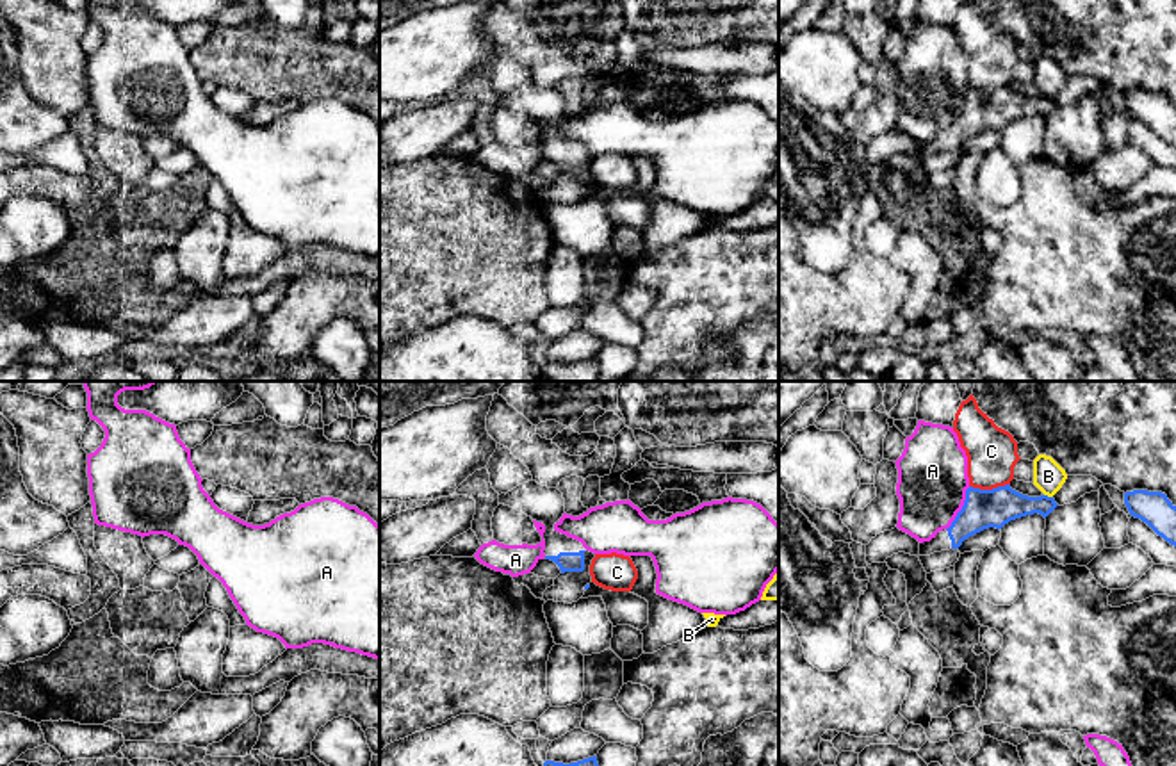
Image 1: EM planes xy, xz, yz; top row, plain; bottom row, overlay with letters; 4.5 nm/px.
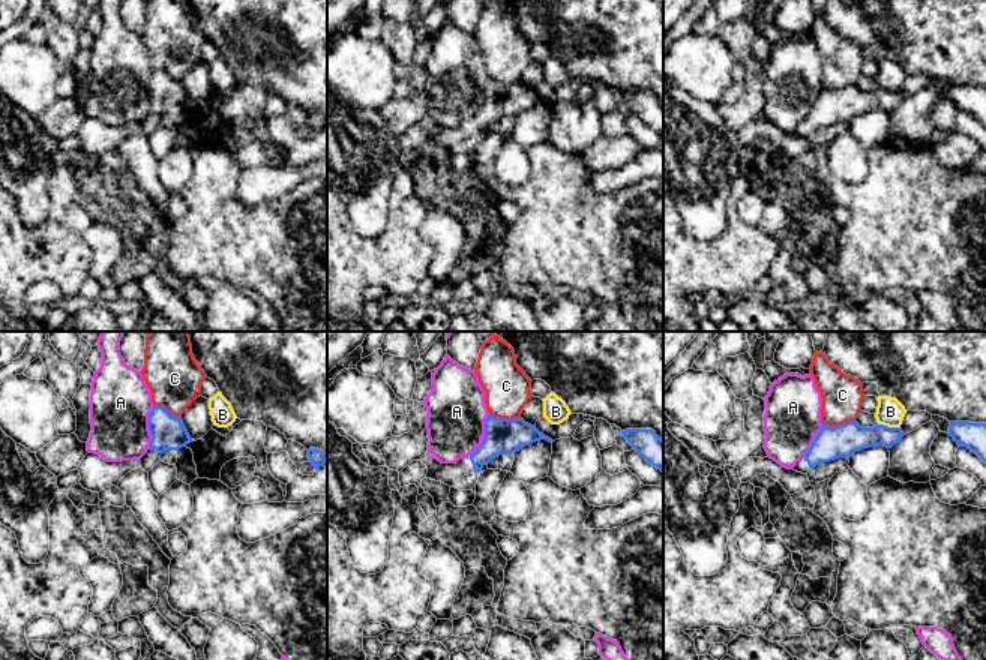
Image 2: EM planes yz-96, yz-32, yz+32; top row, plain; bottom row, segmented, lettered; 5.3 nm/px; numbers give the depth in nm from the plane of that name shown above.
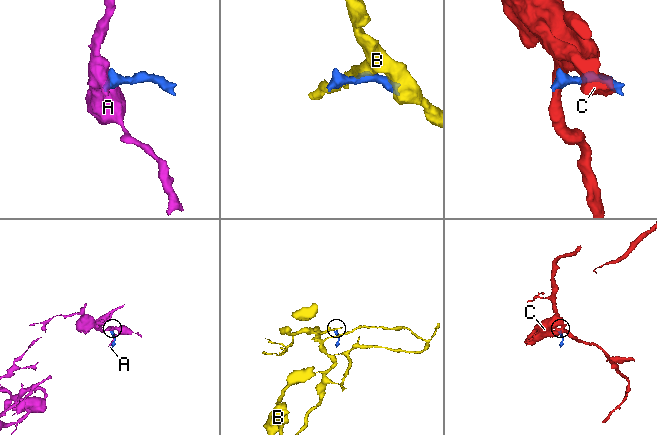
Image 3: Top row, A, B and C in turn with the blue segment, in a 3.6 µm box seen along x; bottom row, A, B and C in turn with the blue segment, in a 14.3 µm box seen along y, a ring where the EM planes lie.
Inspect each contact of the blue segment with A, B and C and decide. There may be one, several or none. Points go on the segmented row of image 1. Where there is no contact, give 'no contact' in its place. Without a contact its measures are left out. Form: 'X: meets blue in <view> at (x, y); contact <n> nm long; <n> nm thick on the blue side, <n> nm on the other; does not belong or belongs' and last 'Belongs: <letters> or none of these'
A: meets blue in yz at (963, 508); contact 220 nm long; 180 nm thick on the blue side, 320 nm on the other; does not belong
B: meets blue in yz at (1046, 496); contact 40 nm long; 180 nm thick on the blue side, 140 nm on the other; does not belong
C: meets blue in yz at (989, 490); contact 180 nm long; 180 nm thick on the blue side, 220 nm on the other; does not belong
Belongs: none of these

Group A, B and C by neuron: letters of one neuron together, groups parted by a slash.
A / B / C

